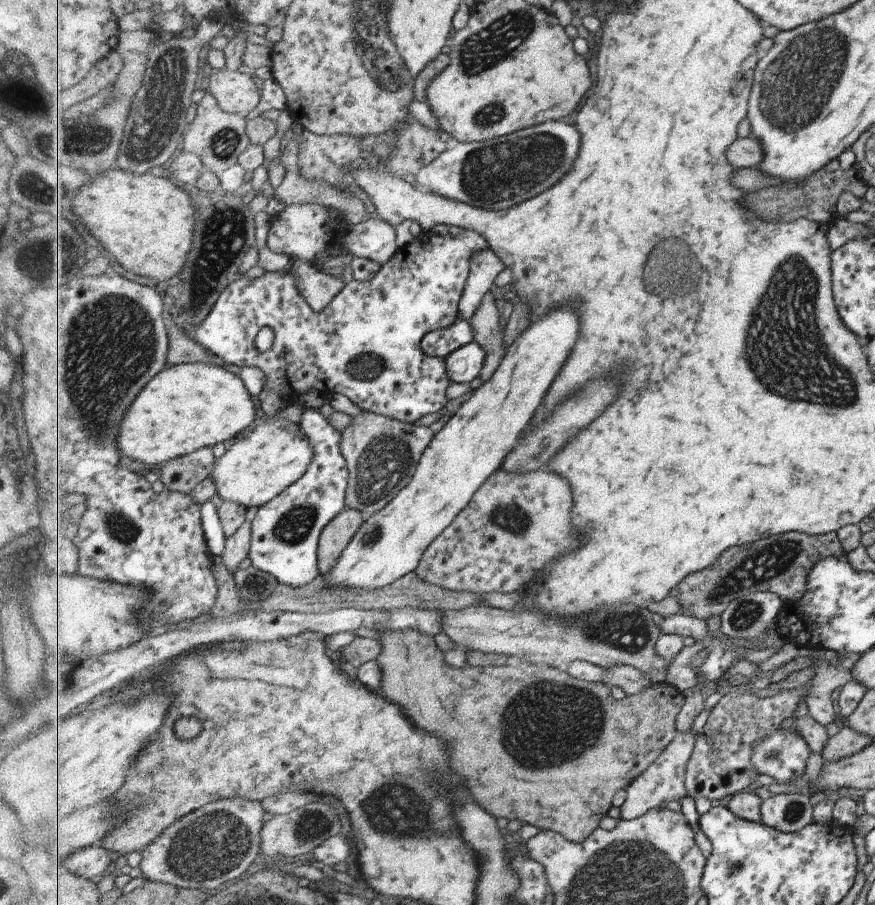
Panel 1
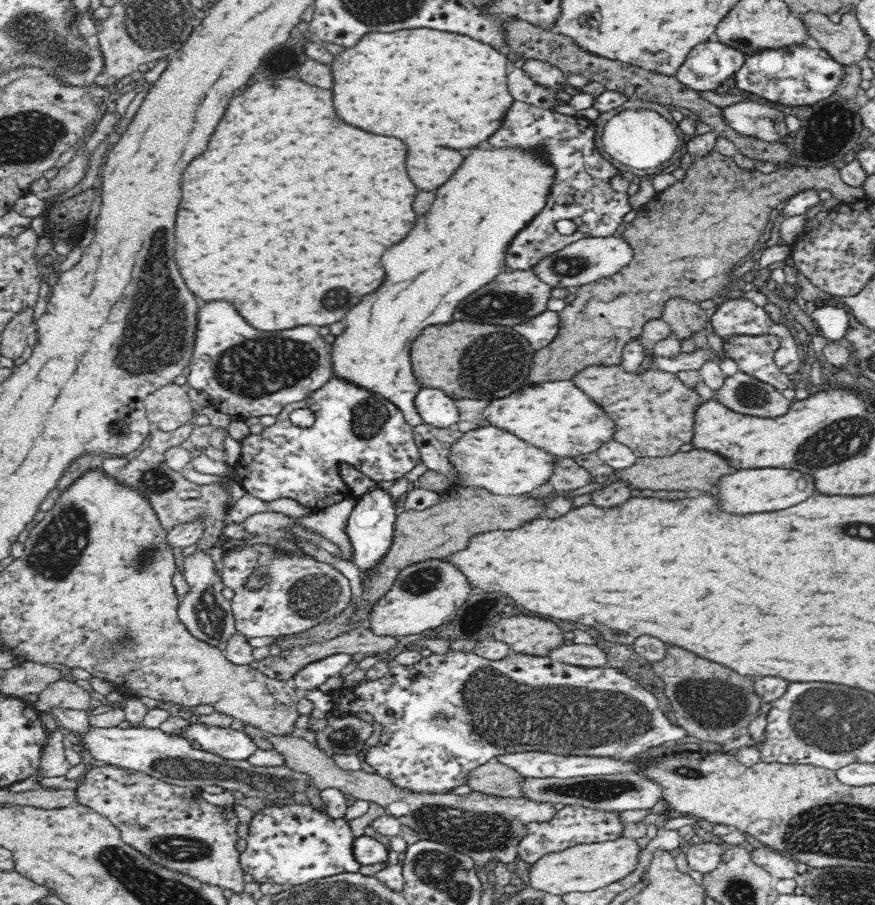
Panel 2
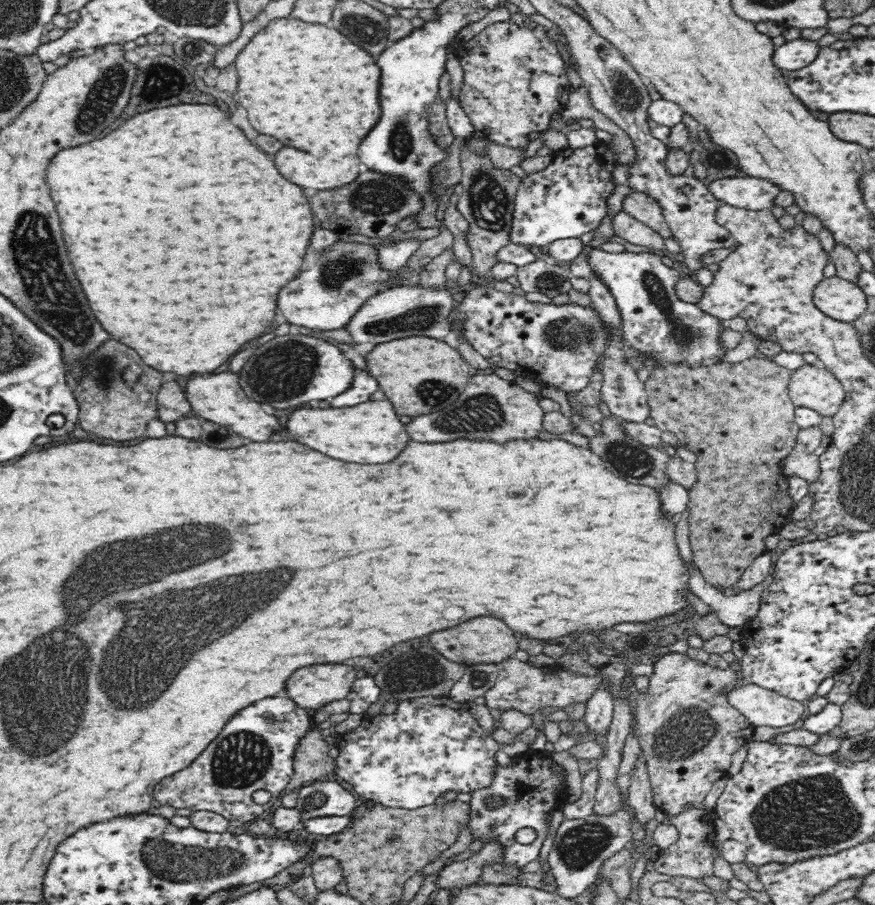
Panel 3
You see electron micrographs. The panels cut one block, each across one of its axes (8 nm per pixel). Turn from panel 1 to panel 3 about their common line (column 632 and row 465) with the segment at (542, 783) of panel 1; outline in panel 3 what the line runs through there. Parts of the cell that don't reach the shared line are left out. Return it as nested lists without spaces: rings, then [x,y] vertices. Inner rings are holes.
[[[752,357],[737,363],[705,364],[700,368],[686,367],[653,367],[650,376],[644,382],[648,393],[649,417],[654,419],[654,424],[660,430],[673,432],[680,445],[692,451],[697,456],[695,462],[696,482],[689,488],[689,501],[687,504],[685,522],[689,527],[690,545],[694,550],[694,560],[698,568],[704,574],[704,580],[711,585],[720,588],[733,587],[742,573],[756,560],[760,554],[766,552],[766,538],[779,532],[784,524],[790,521],[792,511],[797,506],[794,499],[788,494],[788,479],[784,473],[782,460],[790,456],[790,452],[796,446],[796,440],[800,432],[800,425],[795,421],[795,405],[789,398],[789,380],[792,370],[777,365],[770,358],[760,359]]]

